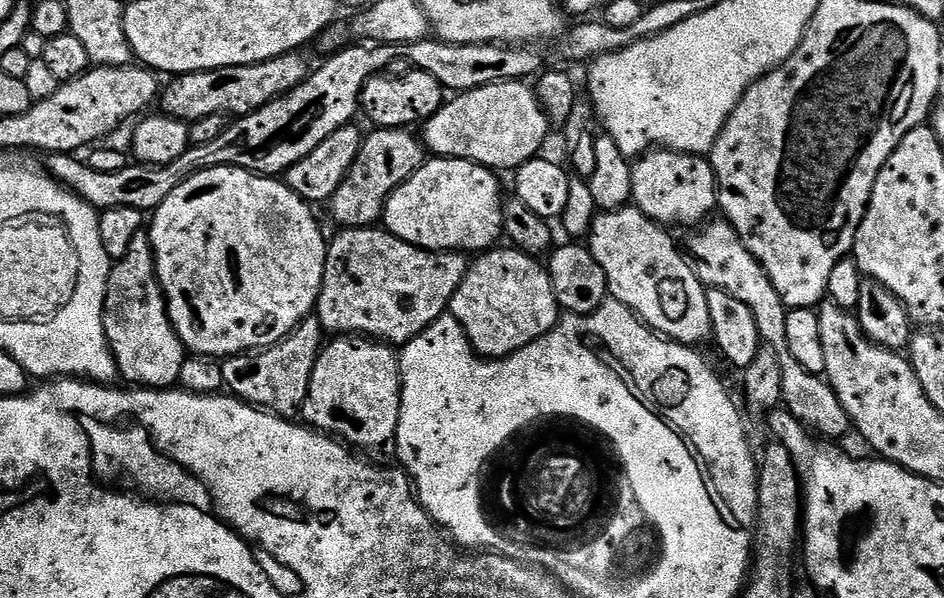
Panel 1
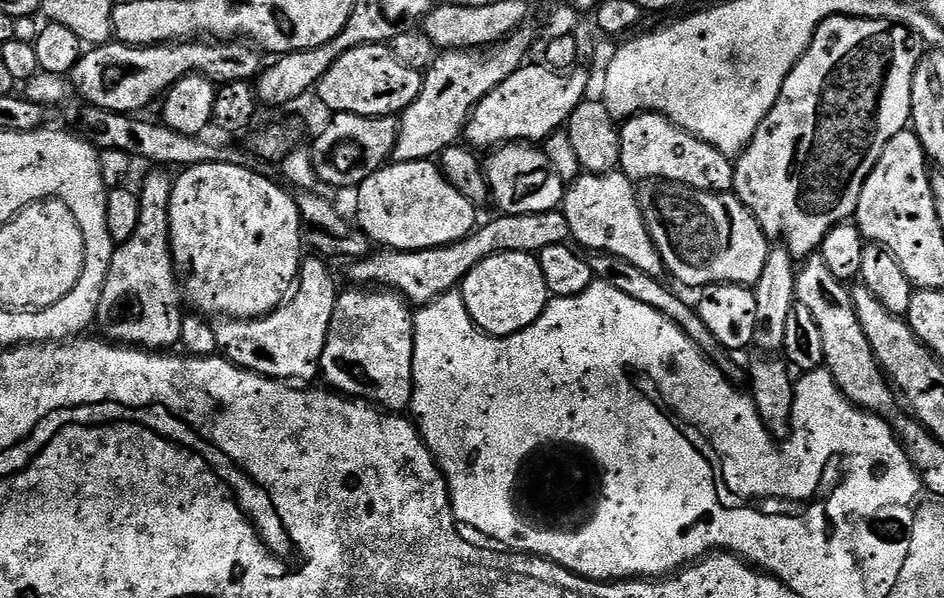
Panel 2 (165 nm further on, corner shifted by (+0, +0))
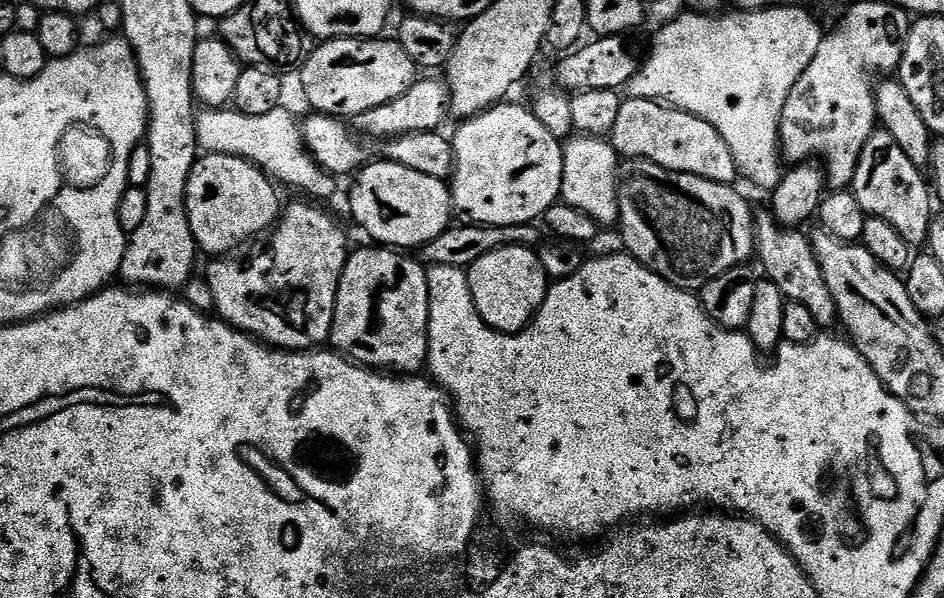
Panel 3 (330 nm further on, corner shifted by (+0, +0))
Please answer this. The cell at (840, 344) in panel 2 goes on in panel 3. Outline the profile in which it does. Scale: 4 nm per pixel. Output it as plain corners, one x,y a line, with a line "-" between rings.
757,211
754,216
754,227
756,230
756,247
754,249
755,259
760,259
764,267
763,275
772,280
782,290
785,301
795,302
806,306
810,314
814,314
814,322
824,330
833,323
837,323
838,317
834,298
830,295
830,286
822,278
822,266
818,266
818,258
812,249
811,239
803,236
803,231
785,228
777,222
771,211

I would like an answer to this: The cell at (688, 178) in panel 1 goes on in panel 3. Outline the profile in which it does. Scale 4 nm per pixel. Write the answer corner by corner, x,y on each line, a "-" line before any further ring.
625,99
618,110
618,119
614,122
610,133
610,143
614,146
616,155
624,160
649,160
652,164
662,166
671,172
694,174
698,178
706,178
710,182
735,185
738,180
734,154
730,154
730,146
726,146
726,138
710,126
702,118
673,108
659,100

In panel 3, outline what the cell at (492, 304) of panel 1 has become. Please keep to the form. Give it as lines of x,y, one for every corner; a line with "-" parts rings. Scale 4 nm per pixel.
510,245
484,254
466,269
468,289
478,314
496,332
520,332
531,324
550,287
550,277
531,247

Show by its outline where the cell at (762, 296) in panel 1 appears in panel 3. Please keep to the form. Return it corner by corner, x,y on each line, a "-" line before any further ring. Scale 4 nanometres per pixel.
624,160
618,169
616,196
620,200
618,229
624,235
627,255
651,272
657,272
663,280
689,290
699,290
708,281
718,278
718,274
747,265
756,247
754,212
736,190
731,184
671,172
649,160

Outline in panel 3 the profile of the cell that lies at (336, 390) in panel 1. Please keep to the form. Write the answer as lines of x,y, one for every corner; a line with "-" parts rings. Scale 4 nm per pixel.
371,246
372,248
360,248
351,253
342,270
342,278
338,282
338,298
334,306
334,322
330,344
335,351
345,355
349,360
364,365
373,370
387,370
392,374
416,374
428,363
428,323
430,322
430,294
428,293
428,268
419,259
405,254
391,246

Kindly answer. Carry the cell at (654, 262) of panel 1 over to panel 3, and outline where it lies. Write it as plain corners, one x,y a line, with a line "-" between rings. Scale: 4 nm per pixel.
576,134
563,145
563,150
560,187
563,203
590,214
590,218
594,218
601,226
615,225
620,219
620,200
616,196
616,181
622,160
616,155
612,143
599,136

